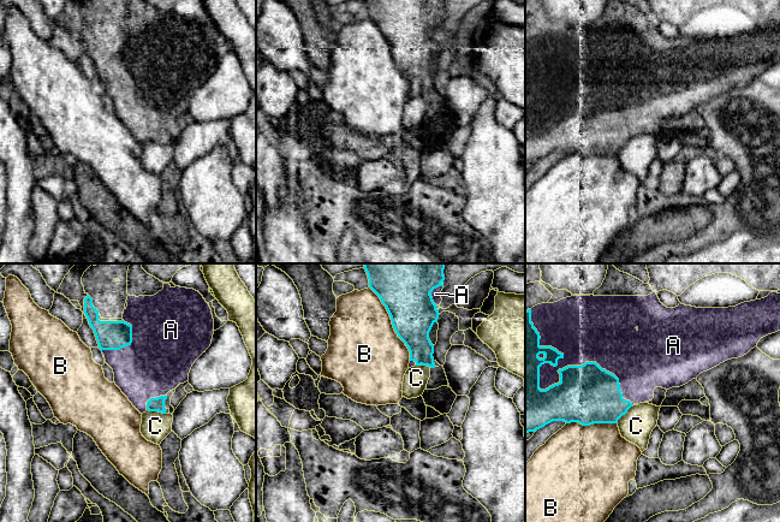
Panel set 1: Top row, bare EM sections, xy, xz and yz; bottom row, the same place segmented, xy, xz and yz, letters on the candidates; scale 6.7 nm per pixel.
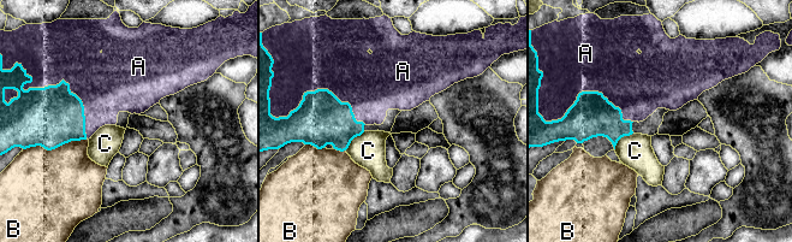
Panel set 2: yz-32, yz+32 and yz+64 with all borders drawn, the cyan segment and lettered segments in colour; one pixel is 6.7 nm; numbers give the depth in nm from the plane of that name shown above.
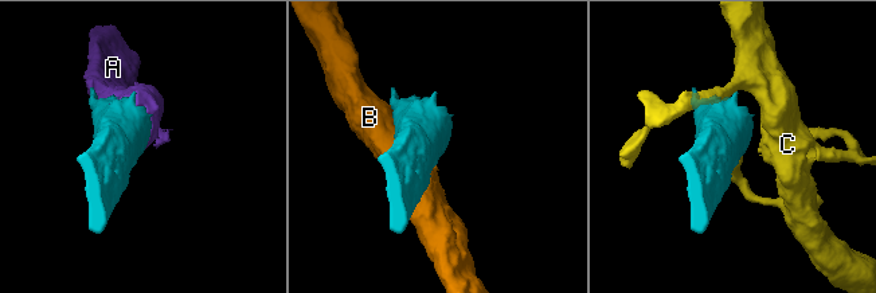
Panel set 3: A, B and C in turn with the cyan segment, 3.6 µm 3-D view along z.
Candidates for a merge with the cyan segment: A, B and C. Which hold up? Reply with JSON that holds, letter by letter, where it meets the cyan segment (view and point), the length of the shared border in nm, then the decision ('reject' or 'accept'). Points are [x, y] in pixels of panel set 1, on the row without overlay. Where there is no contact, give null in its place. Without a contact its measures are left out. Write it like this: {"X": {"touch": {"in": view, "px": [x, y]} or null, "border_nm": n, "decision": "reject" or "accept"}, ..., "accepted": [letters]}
{"A": {"touch": {"in": "yz", "px": [546, 119]}, "border_nm": 950, "decision": "accept"}, "B": {"touch": {"in": "xz", "px": [392, 54]}, "border_nm": 550, "decision": "reject"}, "C": {"touch": {"in": "xy", "px": [156, 141]}, "border_nm": 130, "decision": "reject"}, "accepted": ["A"]}

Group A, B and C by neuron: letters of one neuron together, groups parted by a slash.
A / B / C

